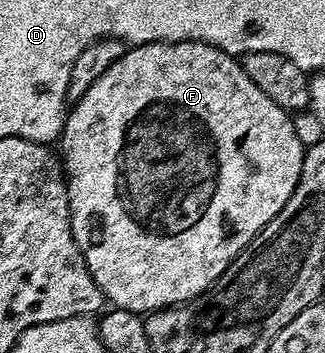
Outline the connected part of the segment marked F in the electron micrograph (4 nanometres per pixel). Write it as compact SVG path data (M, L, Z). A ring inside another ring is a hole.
M140 43L131 46L116 60L79 99L69 108L64 119L60 144L66 150L64 174L70 194L70 224L76 245L82 251L84 261L107 300L114 307L129 311L149 313L166 307L177 307L204 293L228 269L228 265L250 244L252 237L284 209L284 201L293 193L302 172L304 142L298 136L289 114L276 101L264 97L260 89L244 73L241 62L235 56L224 53L207 43Z

